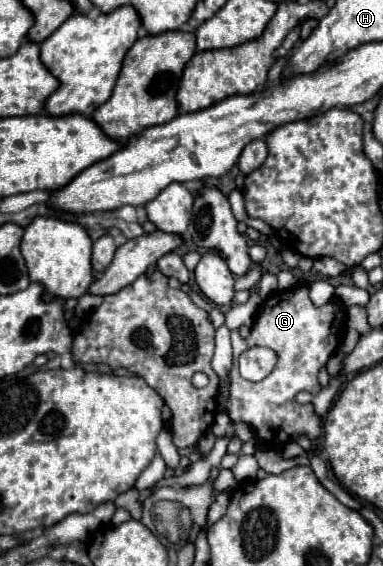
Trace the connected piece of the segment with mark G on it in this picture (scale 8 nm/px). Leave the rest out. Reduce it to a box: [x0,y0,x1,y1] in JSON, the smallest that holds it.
[229,284,347,450]

